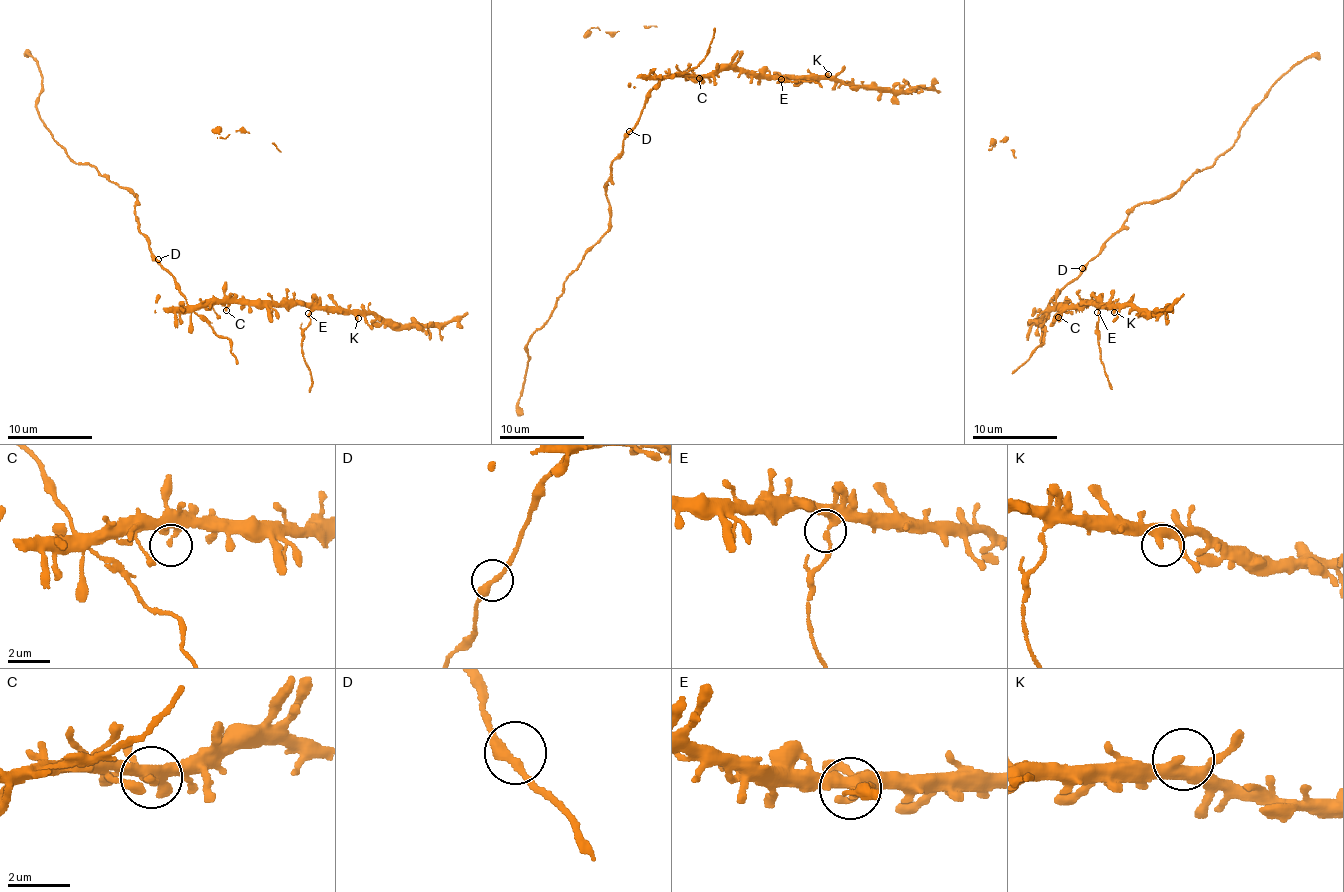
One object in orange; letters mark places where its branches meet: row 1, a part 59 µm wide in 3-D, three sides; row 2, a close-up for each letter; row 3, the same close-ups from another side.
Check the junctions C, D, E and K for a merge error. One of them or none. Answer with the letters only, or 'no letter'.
E

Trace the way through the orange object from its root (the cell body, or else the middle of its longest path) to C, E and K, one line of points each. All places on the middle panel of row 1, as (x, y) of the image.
C: (628, 130), (638, 122), (652, 88), (665, 77), (699, 78)
E: (628, 130), (638, 122), (652, 88), (665, 77), (715, 75), (725, 69), (751, 70), (781, 79)
K: (628, 130), (638, 122), (652, 88), (665, 77), (715, 75), (725, 69), (780, 77), (823, 78), (828, 74)

